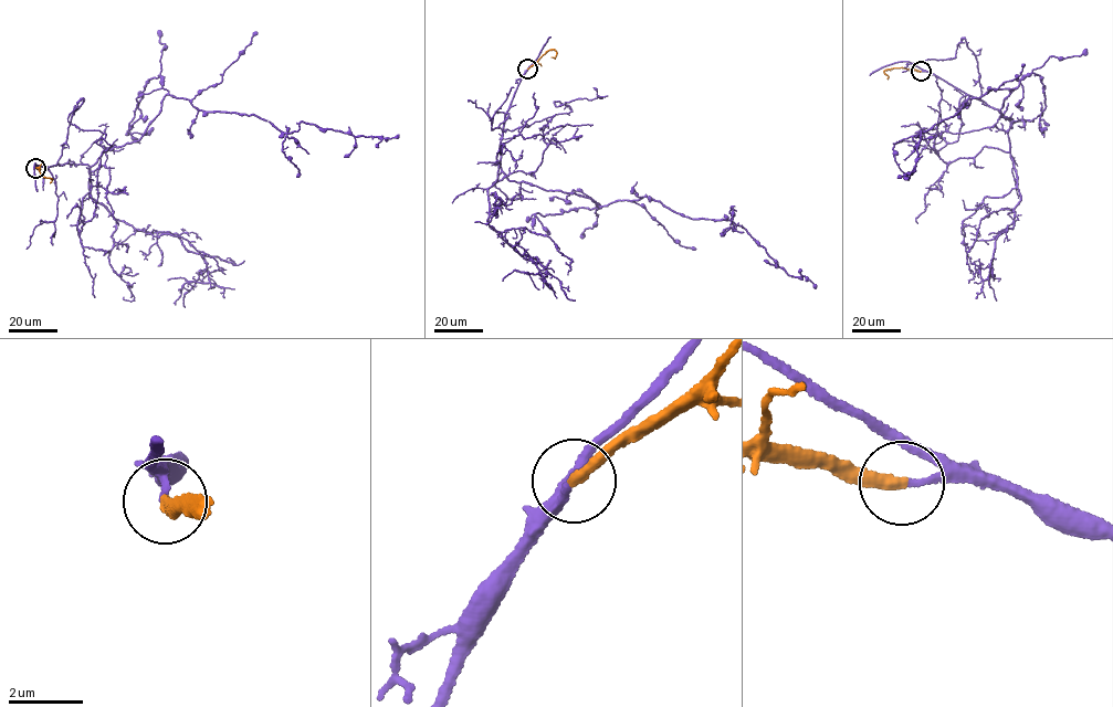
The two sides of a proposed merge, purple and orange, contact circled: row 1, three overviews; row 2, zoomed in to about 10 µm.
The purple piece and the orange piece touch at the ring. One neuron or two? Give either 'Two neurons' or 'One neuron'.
One neuron

